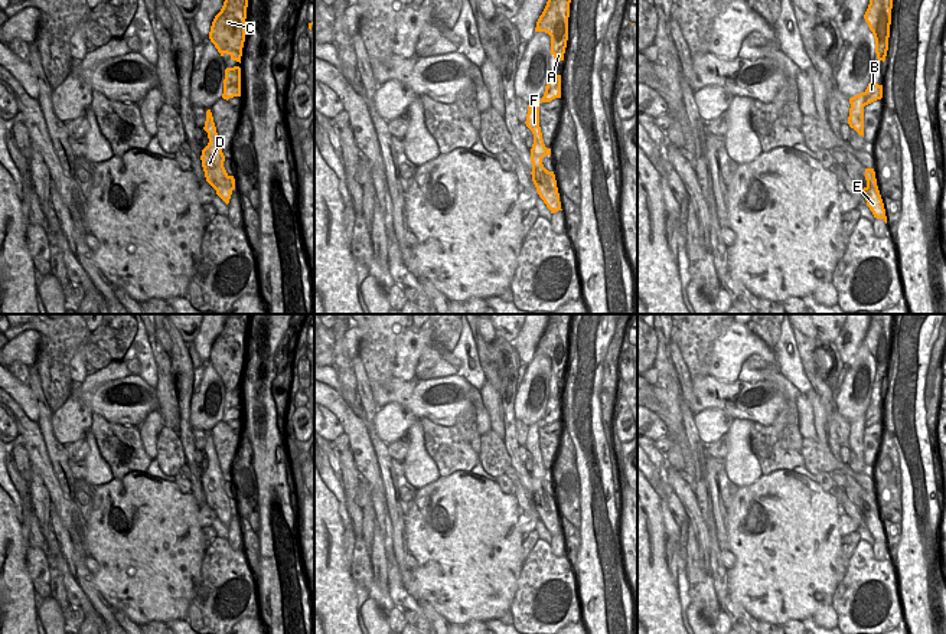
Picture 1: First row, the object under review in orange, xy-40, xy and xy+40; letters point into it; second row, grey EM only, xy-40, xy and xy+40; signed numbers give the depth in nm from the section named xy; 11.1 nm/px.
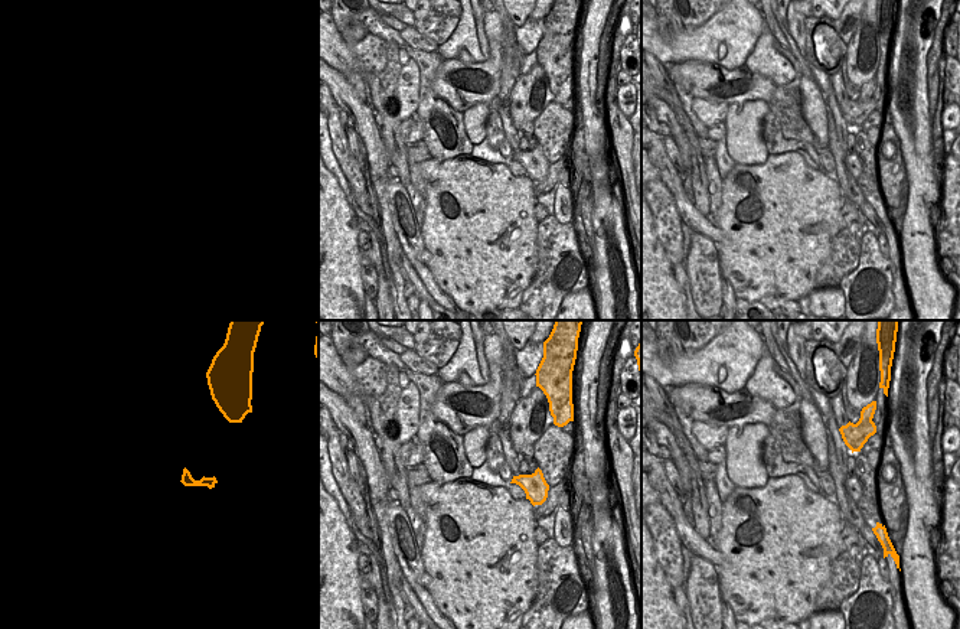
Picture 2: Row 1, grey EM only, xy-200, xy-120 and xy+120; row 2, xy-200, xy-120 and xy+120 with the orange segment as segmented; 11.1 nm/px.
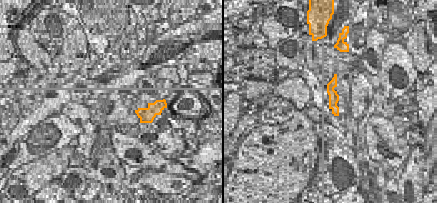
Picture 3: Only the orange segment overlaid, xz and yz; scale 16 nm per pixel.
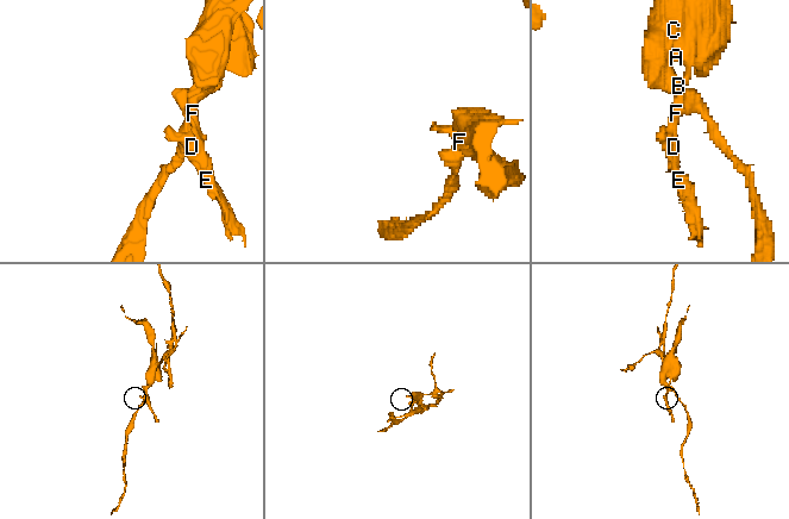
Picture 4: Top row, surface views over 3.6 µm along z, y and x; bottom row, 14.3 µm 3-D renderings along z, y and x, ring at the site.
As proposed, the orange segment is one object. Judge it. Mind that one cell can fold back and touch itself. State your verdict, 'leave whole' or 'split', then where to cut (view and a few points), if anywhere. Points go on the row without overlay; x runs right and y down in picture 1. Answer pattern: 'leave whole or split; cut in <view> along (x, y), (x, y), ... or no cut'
split; cut in xy+40 along (855, 418), (863, 418), (865, 427)

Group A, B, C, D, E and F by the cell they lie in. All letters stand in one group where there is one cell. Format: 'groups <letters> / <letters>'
groups A B C / D E F

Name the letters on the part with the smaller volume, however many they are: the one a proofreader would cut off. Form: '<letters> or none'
D, E, F

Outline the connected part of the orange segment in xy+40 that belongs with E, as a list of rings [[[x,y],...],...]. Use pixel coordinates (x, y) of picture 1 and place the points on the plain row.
[[[865,491],[865,503],[867,509],[862,512],[862,516],[867,523],[867,529],[872,535],[874,540],[883,542],[887,546],[885,532],[877,509],[874,491]]]

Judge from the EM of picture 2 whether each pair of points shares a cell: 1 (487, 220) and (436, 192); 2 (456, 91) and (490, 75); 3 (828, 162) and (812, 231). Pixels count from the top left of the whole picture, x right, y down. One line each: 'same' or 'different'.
1: same
2: same
3: different

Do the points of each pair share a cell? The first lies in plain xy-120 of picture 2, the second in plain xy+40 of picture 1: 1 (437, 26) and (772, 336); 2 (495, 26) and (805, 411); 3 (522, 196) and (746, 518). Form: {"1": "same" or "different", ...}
{"1": "same", "2": "different", "3": "same"}

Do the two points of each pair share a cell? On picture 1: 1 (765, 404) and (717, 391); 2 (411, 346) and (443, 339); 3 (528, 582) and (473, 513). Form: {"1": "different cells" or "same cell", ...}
{"1": "same cell", "2": "different cells", "3": "different cells"}

